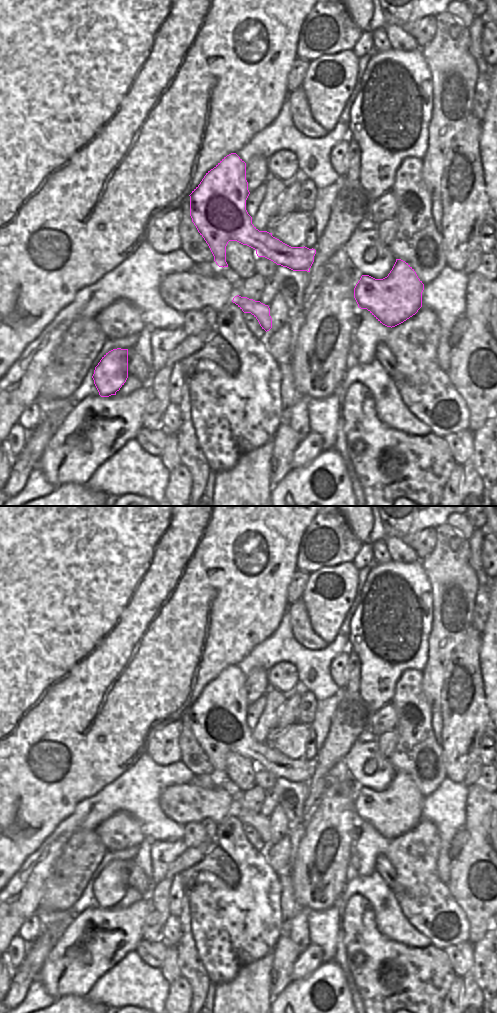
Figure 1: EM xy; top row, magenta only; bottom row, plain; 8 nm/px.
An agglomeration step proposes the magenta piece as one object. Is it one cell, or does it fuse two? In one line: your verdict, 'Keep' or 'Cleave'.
Keep

